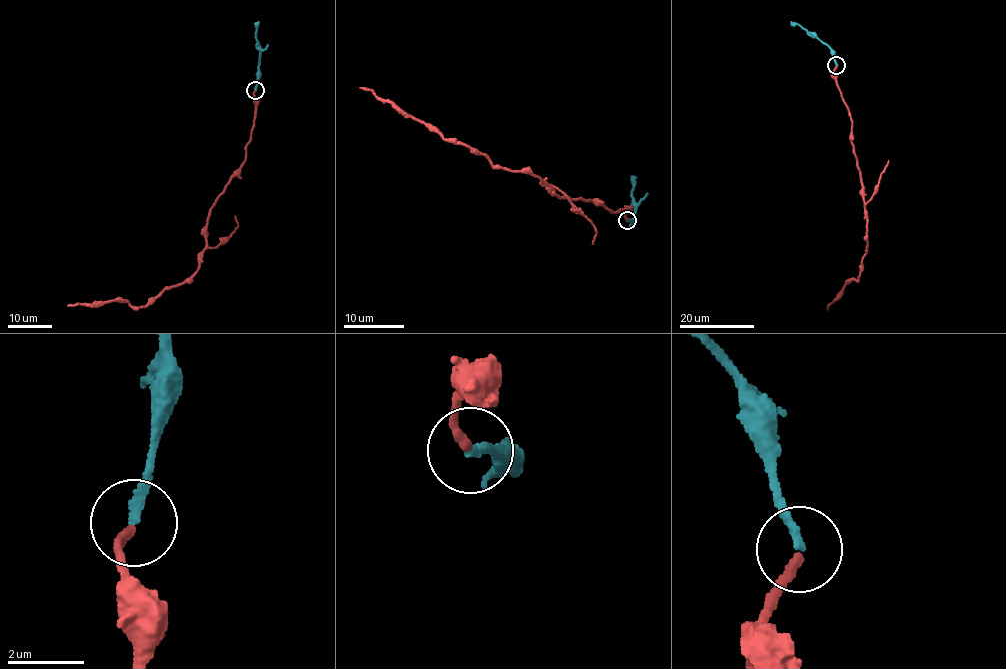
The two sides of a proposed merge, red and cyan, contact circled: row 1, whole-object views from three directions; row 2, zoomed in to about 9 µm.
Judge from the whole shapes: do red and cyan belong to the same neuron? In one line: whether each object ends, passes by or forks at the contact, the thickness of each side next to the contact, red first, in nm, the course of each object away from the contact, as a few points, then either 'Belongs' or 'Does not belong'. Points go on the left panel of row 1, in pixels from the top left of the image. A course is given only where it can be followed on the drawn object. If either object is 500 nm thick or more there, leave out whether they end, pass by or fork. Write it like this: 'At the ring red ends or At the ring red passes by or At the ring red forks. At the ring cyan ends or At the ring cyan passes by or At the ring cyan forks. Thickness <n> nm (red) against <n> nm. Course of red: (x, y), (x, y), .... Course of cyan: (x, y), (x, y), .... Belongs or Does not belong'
At the ring red ends. At the ring cyan ends. Thickness 240 nm (red) against 220 nm. Course of red: (255, 91), (255, 113), (244, 162), (211, 209), (199, 269), (143, 306), (134, 307), (118, 300), (67, 305). Course of cyan: (255, 90), (259, 66), (256, 34), (259, 21). Belongs

